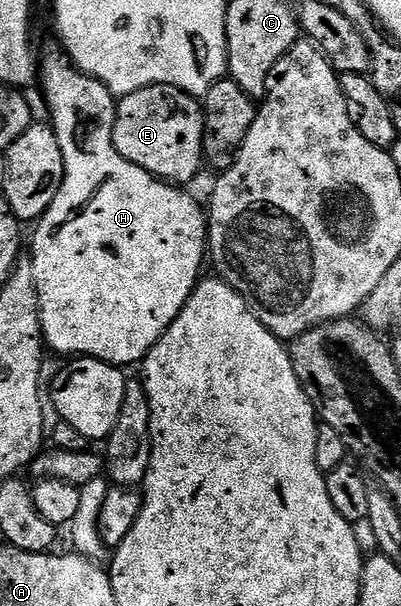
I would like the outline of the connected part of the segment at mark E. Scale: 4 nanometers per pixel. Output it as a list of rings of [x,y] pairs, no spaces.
[[[147,86],[119,99],[112,122],[112,142],[126,160],[146,168],[156,178],[173,184],[188,184],[203,164],[204,112],[191,94],[173,86]]]

